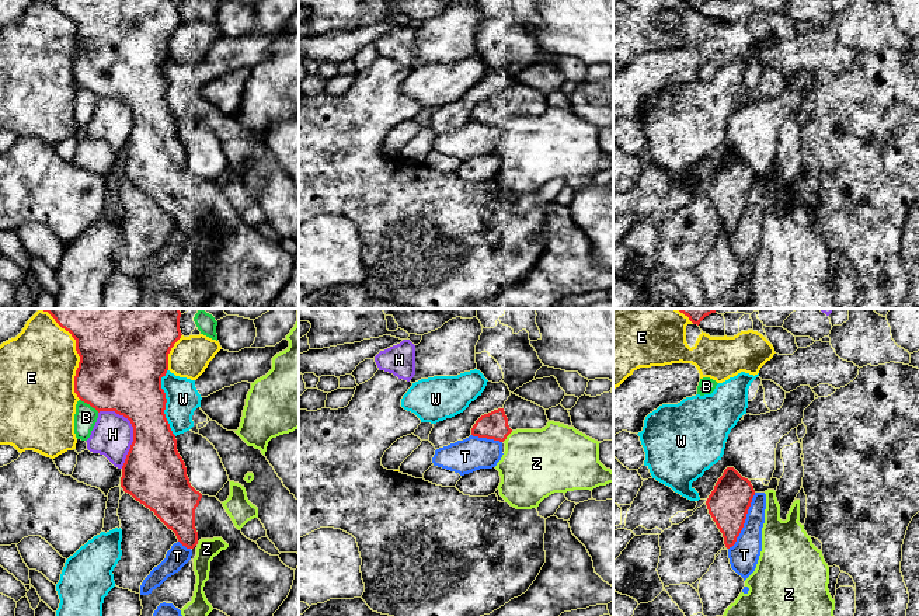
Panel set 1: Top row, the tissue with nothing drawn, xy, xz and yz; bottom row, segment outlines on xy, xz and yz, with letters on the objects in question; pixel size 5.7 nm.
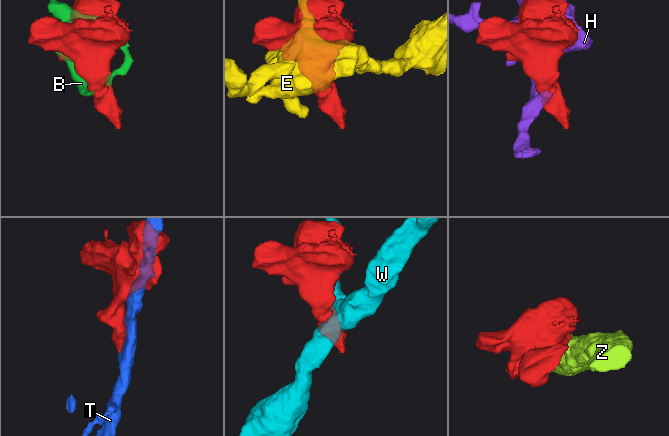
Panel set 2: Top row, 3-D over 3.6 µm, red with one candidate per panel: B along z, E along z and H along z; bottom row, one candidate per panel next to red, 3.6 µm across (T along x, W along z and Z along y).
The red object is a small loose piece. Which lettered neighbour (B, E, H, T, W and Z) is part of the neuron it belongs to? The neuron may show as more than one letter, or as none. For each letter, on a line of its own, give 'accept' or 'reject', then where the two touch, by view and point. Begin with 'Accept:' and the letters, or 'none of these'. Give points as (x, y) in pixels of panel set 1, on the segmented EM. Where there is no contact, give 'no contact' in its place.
Accept: none of these
B: reject; contact xy (90, 404)
E: reject; contact xy (76, 350)
H: reject; contact xy (133, 430)
T: reject; contact yz (744, 521)
W: reject; contact xy (166, 402)
Z: reject; contact xz (507, 435)

